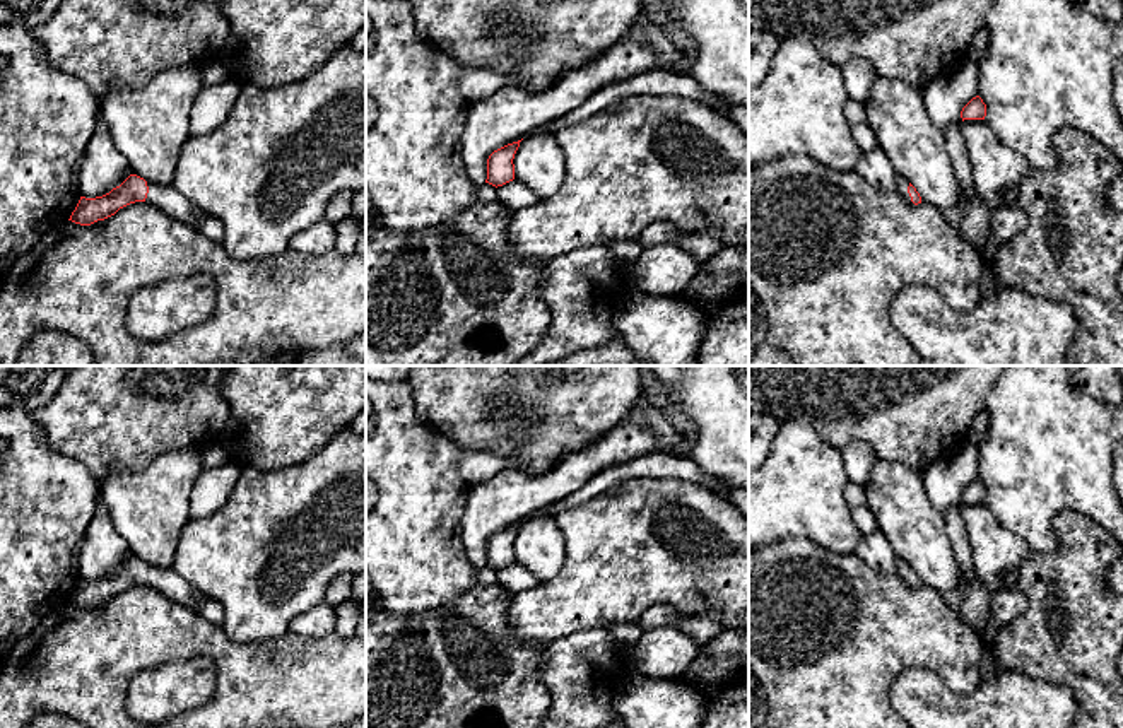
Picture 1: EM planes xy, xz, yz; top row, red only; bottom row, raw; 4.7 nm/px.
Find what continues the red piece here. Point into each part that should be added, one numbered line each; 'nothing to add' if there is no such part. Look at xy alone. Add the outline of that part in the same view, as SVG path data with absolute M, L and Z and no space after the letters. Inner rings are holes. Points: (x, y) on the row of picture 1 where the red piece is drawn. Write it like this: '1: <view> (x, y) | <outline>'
1: xy (166, 197) | M147 181L149 193L145 202L159 207L173 219L195 226L209 239L224 241L224 226L217 217L202 212L185 198L173 185L156 185Z

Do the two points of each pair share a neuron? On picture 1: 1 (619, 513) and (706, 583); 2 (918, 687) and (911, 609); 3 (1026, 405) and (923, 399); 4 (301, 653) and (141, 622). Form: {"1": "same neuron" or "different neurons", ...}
{"1": "same neuron", "2": "different neurons", "3": "different neurons", "4": "same neuron"}

